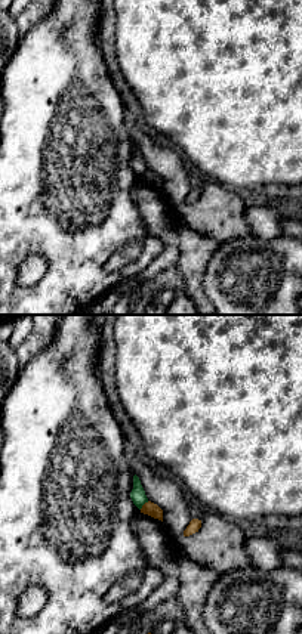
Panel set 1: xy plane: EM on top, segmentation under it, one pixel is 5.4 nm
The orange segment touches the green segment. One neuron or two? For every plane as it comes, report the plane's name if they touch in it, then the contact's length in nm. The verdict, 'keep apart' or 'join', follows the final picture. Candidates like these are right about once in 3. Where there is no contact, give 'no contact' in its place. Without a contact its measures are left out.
contact in xy; length 70 nm

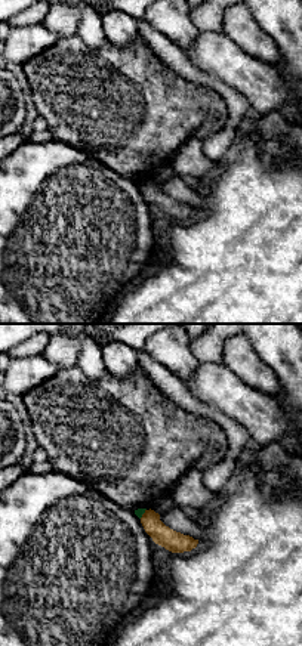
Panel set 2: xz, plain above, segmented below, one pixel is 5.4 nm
contact in xz; length 70 nm

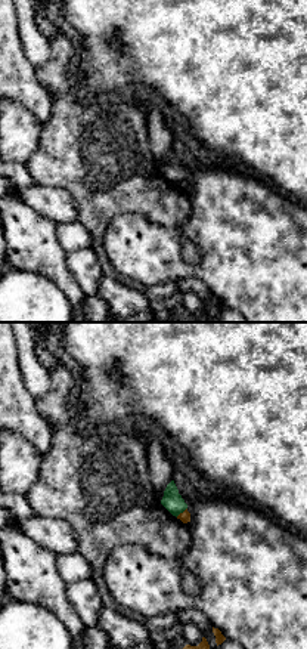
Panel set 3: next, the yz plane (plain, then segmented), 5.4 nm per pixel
contact in yz; length 80 nm

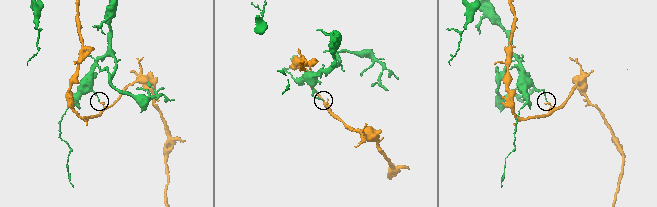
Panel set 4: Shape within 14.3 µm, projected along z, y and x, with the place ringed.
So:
keep apart

